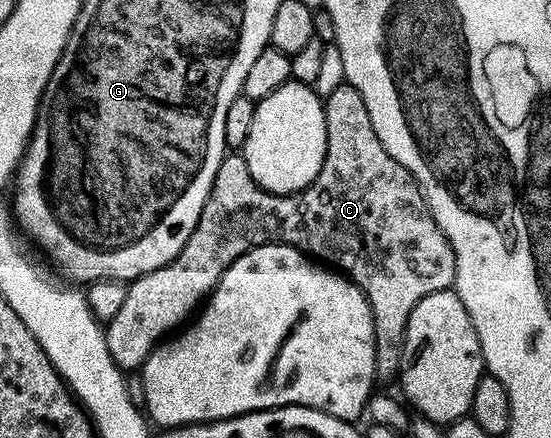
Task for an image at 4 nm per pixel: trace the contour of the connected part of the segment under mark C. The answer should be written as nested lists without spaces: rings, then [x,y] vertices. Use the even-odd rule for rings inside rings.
[[[349,85],[337,87],[325,96],[324,106],[324,161],[318,176],[304,190],[291,191],[288,195],[266,191],[252,177],[245,154],[228,153],[223,157],[220,169],[216,169],[216,181],[212,181],[208,201],[204,201],[200,221],[196,221],[196,229],[192,229],[192,237],[188,237],[184,249],[180,249],[172,262],[133,280],[126,288],[124,305],[120,305],[116,317],[105,324],[108,353],[112,353],[112,361],[116,361],[123,372],[130,373],[133,367],[134,370],[141,368],[159,340],[181,328],[199,310],[200,301],[218,286],[220,277],[230,268],[232,261],[265,243],[287,243],[337,269],[365,293],[374,318],[374,374],[379,380],[393,380],[399,374],[406,326],[412,311],[429,294],[453,288],[456,257],[448,237],[440,225],[436,225],[413,173],[393,159],[388,149],[384,149],[380,137],[376,137],[376,129],[372,129],[368,109],[357,89]]]

